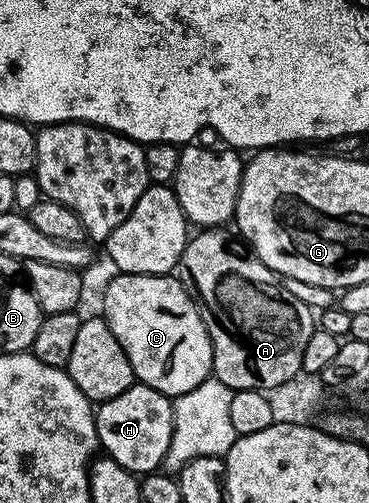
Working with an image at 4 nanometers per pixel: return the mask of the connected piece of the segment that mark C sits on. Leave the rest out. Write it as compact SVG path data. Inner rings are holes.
M113 274L108 288L104 291L104 311L102 317L110 325L114 337L122 345L126 357L132 366L132 374L147 387L154 388L158 393L175 397L182 393L190 393L202 381L212 375L212 342L206 333L206 325L196 308L196 302L186 293L179 278L166 275L129 275Z

